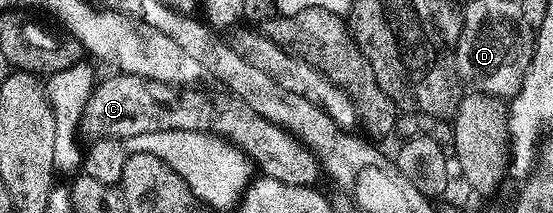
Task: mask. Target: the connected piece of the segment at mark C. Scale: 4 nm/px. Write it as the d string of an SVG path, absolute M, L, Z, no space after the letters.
M111 74L111 79L95 82L94 90L84 105L80 131L95 139L121 139L131 141L139 135L145 137L157 131L184 129L208 131L220 135L239 147L254 164L262 169L267 179L275 179L289 187L309 187L317 184L320 163L297 135L289 135L283 127L260 117L235 95L209 95L206 91L193 91L190 85L161 83L135 75Z

